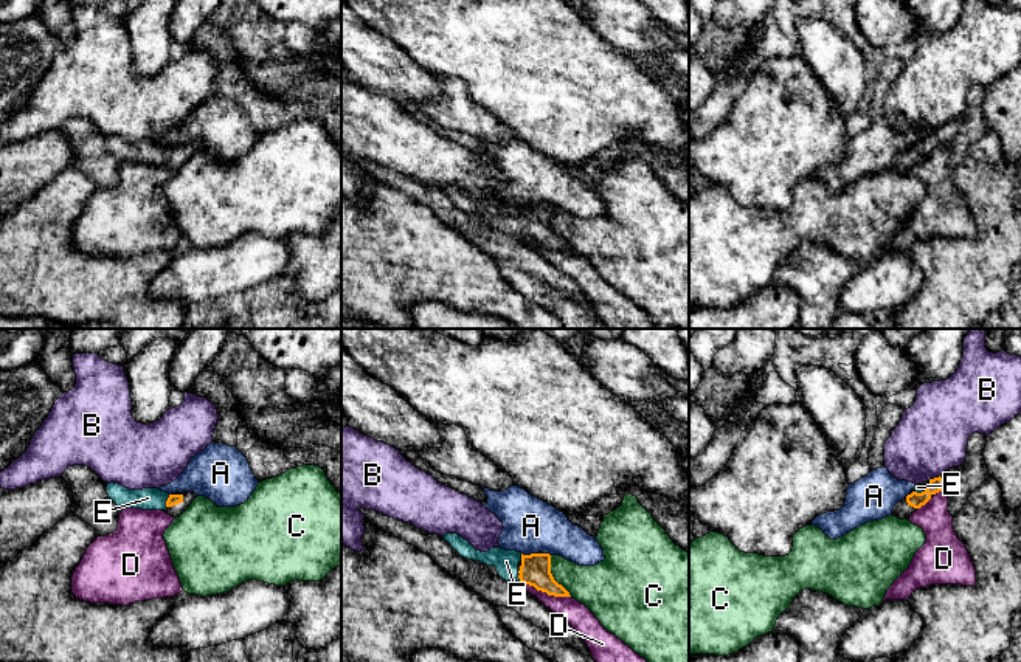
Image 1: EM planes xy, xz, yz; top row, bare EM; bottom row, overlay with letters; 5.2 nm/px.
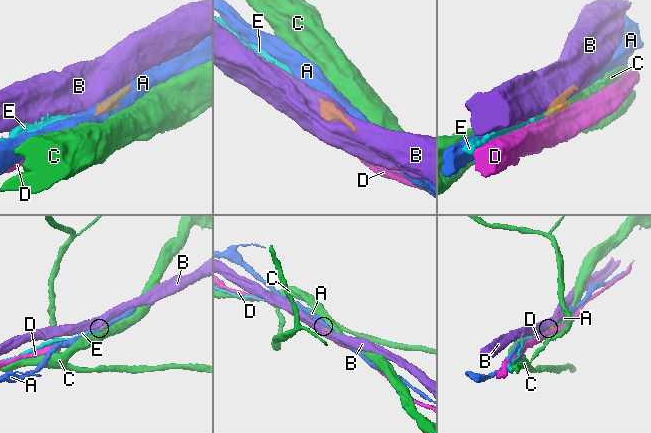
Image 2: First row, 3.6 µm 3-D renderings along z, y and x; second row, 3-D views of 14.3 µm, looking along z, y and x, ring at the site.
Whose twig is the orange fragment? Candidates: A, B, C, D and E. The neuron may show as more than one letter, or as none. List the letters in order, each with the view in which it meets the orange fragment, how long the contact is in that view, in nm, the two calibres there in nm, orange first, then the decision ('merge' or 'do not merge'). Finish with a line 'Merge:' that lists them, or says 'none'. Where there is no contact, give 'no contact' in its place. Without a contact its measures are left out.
A: xz | 90 nm | 160/280 nm | do not merge
B: yz | 70 nm | 80/360 nm | do not merge
C: xz | 240 nm | 160/220 nm | do not merge
D: xz | 260 nm | 160/120 nm | do not merge
E: xy | 70 nm | 60/110 nm | merge
Merge: E

